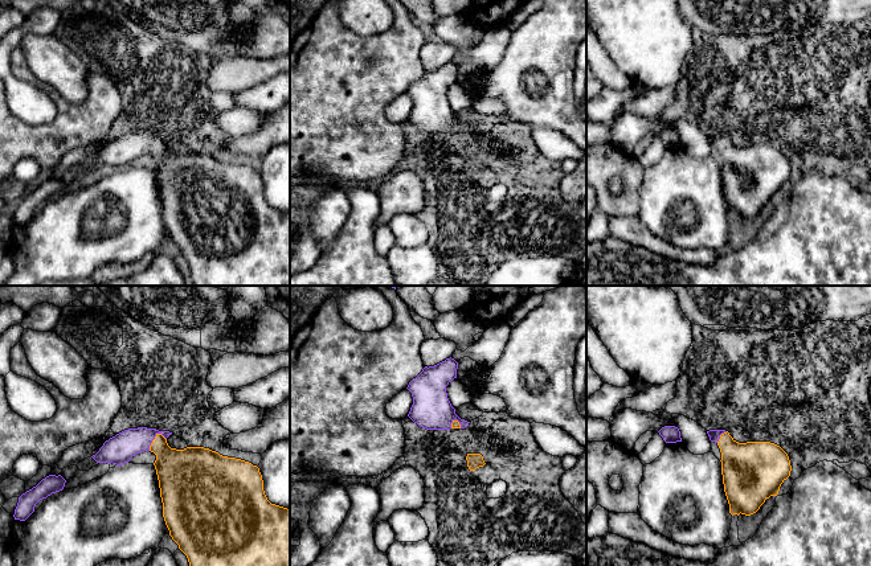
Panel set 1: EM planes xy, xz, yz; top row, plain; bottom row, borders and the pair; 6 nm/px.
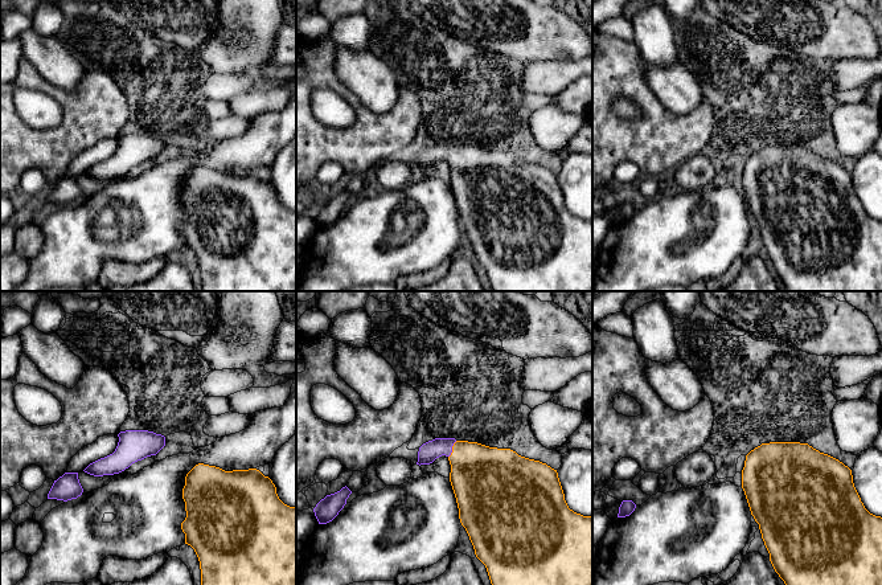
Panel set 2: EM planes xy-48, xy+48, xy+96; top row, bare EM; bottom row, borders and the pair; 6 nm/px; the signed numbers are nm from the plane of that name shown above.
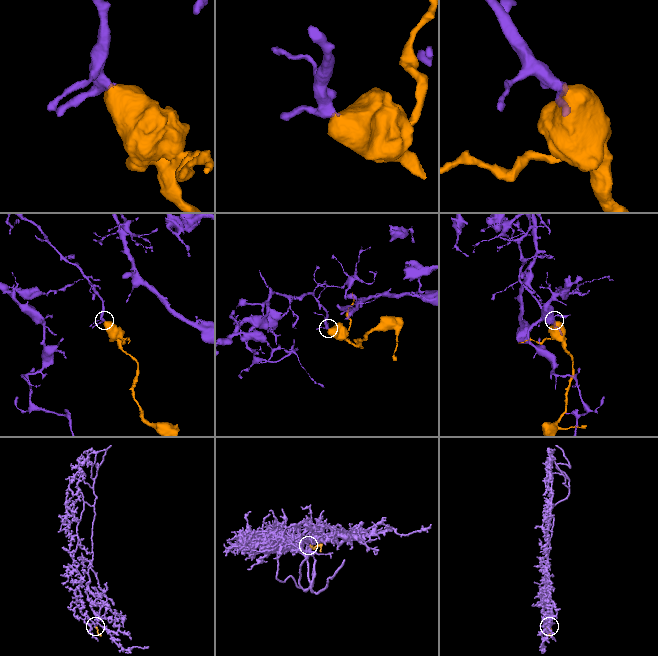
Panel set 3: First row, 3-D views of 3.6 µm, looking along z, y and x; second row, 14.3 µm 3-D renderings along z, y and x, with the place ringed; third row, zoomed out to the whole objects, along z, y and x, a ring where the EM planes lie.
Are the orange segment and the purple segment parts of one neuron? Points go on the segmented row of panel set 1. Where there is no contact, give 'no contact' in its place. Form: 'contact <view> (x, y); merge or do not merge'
contact xy (152, 441); merge

